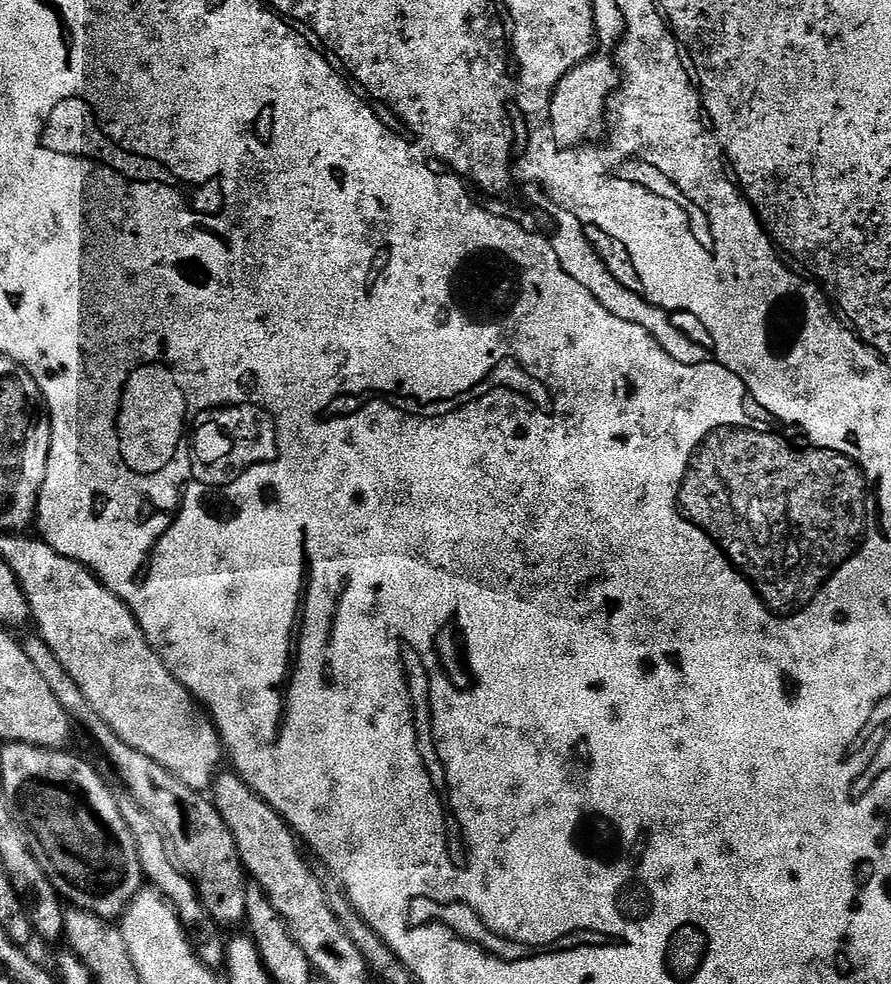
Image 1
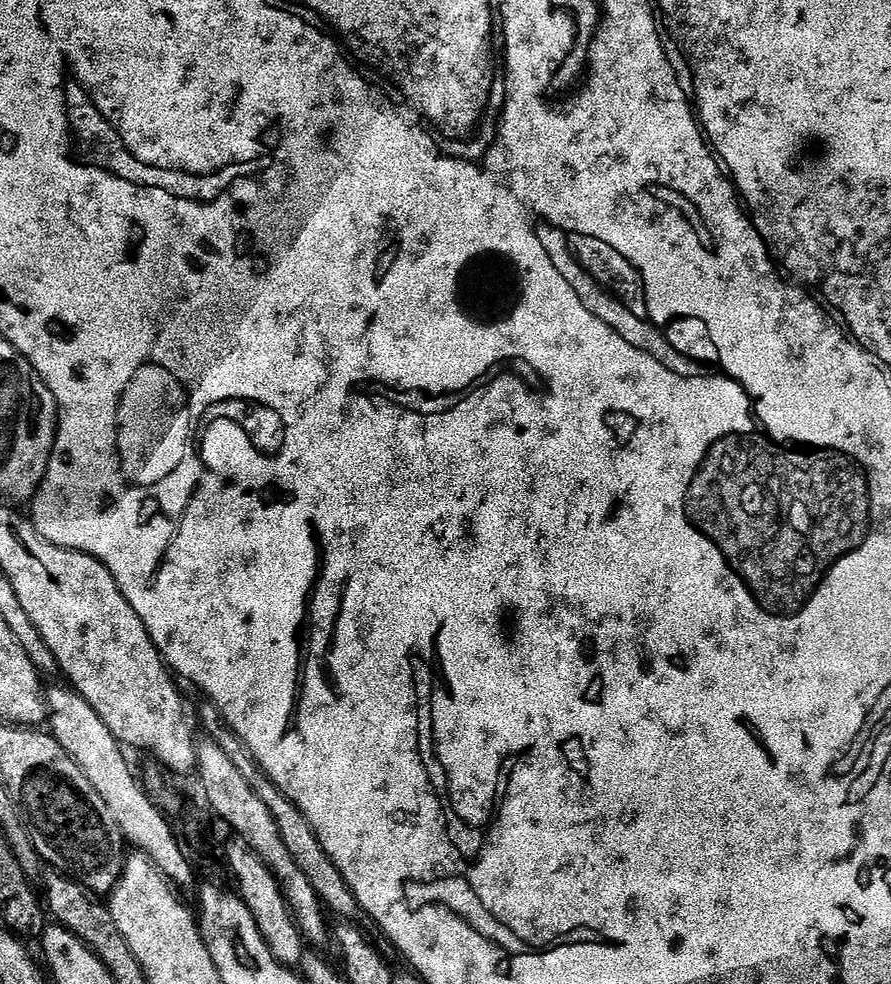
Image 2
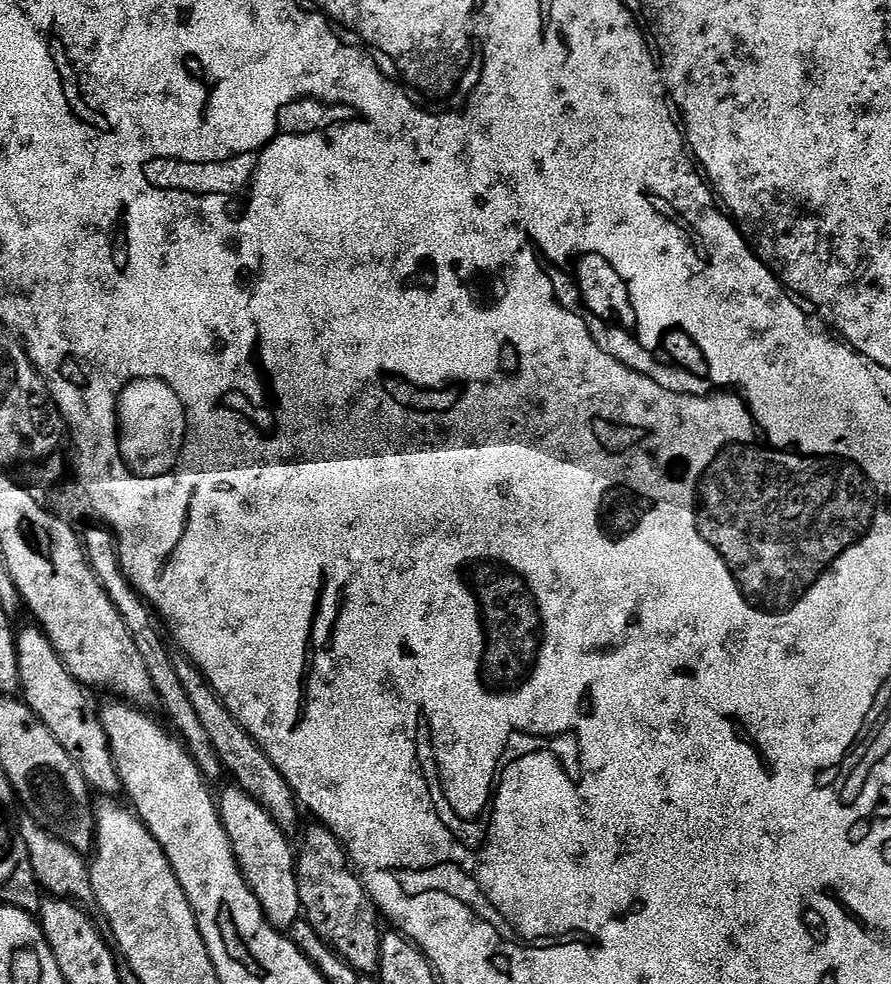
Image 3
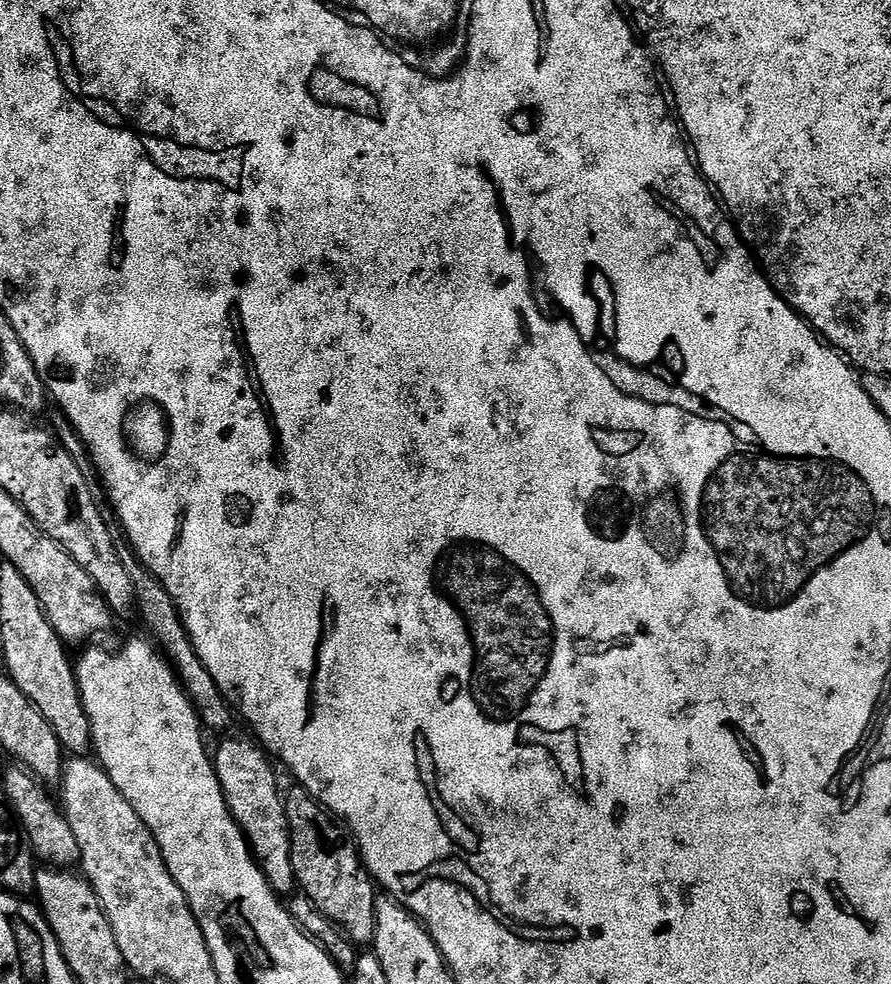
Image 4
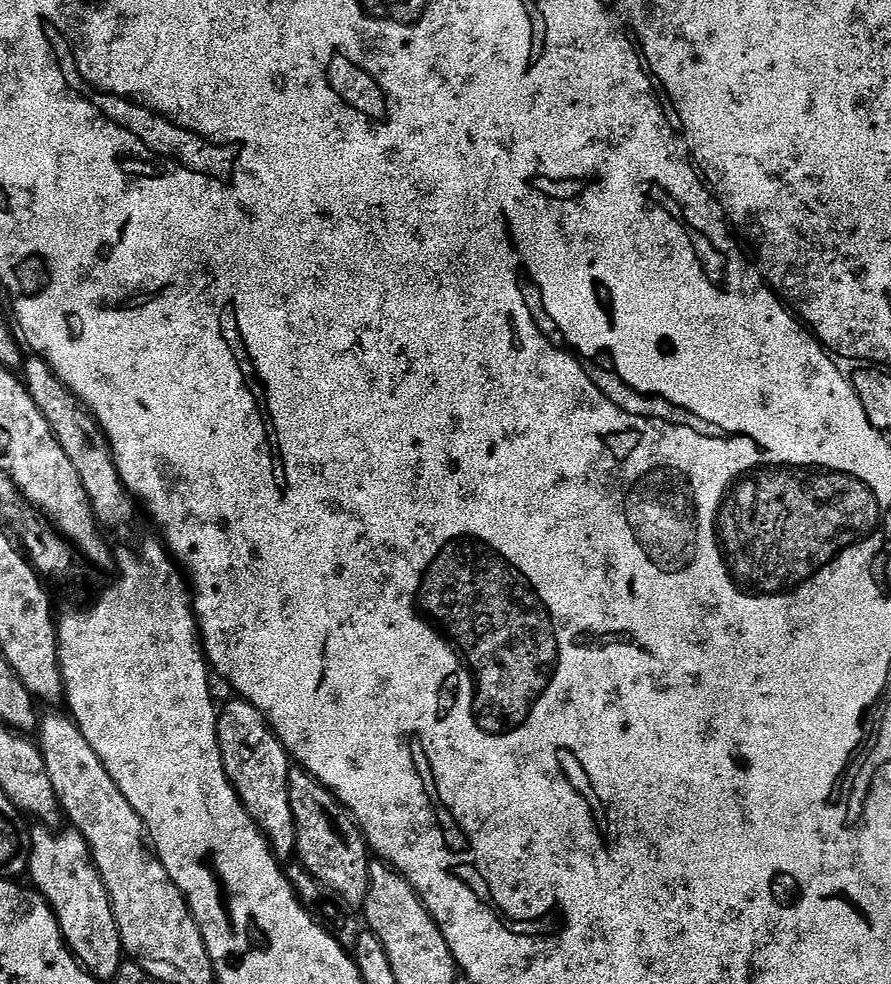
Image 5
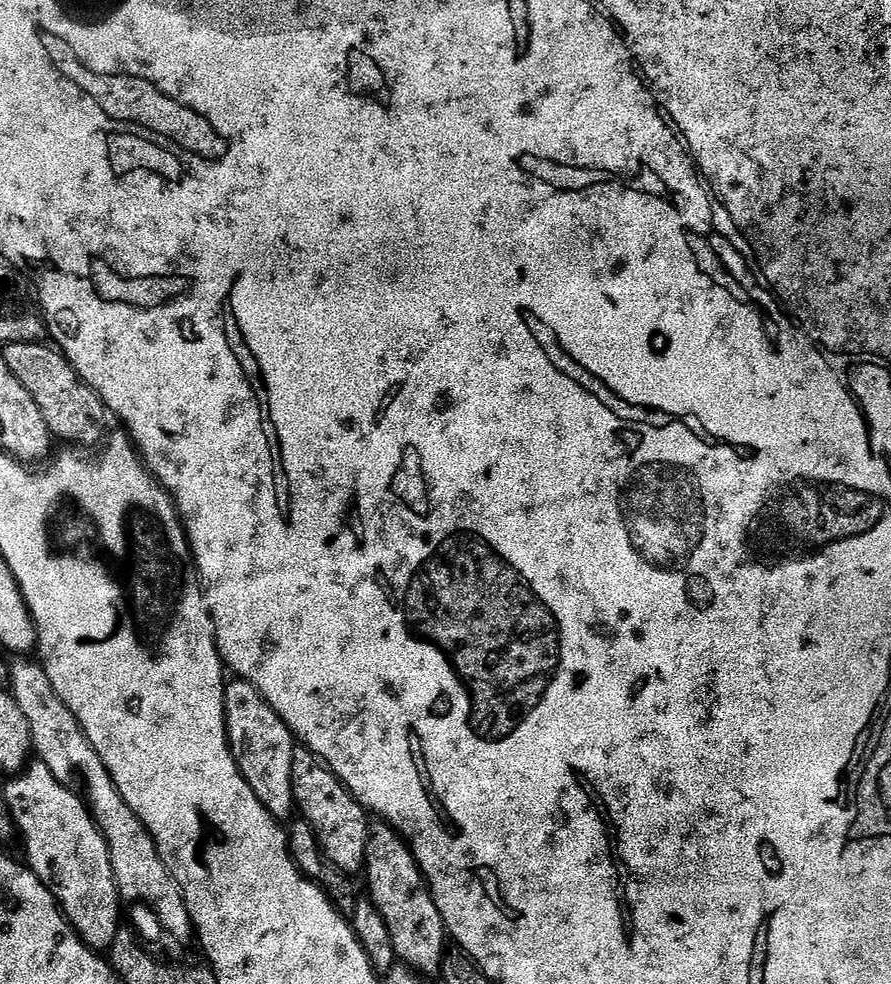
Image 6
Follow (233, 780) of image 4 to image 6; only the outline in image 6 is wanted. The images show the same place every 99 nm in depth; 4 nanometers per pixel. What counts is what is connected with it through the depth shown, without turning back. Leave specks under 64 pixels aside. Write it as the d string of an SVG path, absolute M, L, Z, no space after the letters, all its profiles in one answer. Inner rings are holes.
M239 678L225 683L224 721L228 727L228 745L234 762L242 778L246 778L250 790L258 794L258 802L270 810L274 819L291 821L296 807L292 793L292 771L294 750L298 744L286 722L278 718L276 711L268 705L266 698L262 698L262 694L258 694L254 686Z

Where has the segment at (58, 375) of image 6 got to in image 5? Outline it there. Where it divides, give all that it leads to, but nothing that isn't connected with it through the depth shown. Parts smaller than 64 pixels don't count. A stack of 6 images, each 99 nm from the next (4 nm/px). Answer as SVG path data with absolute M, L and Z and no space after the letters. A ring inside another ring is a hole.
M32 354L29 357L29 360L27 357L22 364L24 386L28 389L30 398L34 398L34 406L42 410L42 418L50 422L50 430L54 438L58 438L58 446L62 446L74 470L78 470L78 478L82 478L82 490L86 490L90 498L96 523L105 533L113 532L116 536L130 535L138 506L118 474L118 468L112 458L112 448L109 447L108 439L105 438L99 422L52 373L51 366L40 355Z

